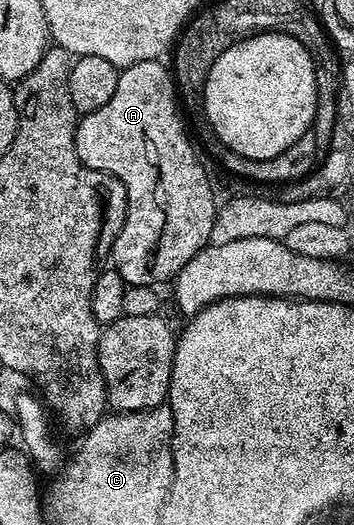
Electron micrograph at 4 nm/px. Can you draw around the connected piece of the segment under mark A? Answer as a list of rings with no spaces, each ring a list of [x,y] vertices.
[[[160,60],[144,61],[143,63],[135,63],[129,65],[119,72],[119,83],[115,86],[115,95],[111,95],[111,99],[107,103],[103,103],[103,107],[99,107],[99,111],[91,111],[84,114],[78,120],[77,130],[75,131],[75,151],[77,157],[87,167],[92,169],[102,169],[105,173],[109,173],[113,177],[118,177],[123,183],[125,194],[127,195],[127,211],[125,212],[125,222],[119,231],[119,235],[113,241],[111,250],[111,265],[116,269],[117,274],[125,280],[126,286],[131,285],[152,285],[160,286],[160,281],[166,283],[172,282],[176,278],[177,272],[183,268],[193,258],[200,249],[204,249],[210,244],[212,233],[215,233],[217,223],[218,202],[213,202],[213,185],[209,182],[209,177],[205,174],[205,169],[201,166],[201,161],[197,158],[197,153],[193,150],[193,145],[189,142],[189,137],[185,134],[185,125],[181,122],[181,117],[177,114],[179,108],[179,90],[175,84],[175,77],[167,68],[161,66]]]

